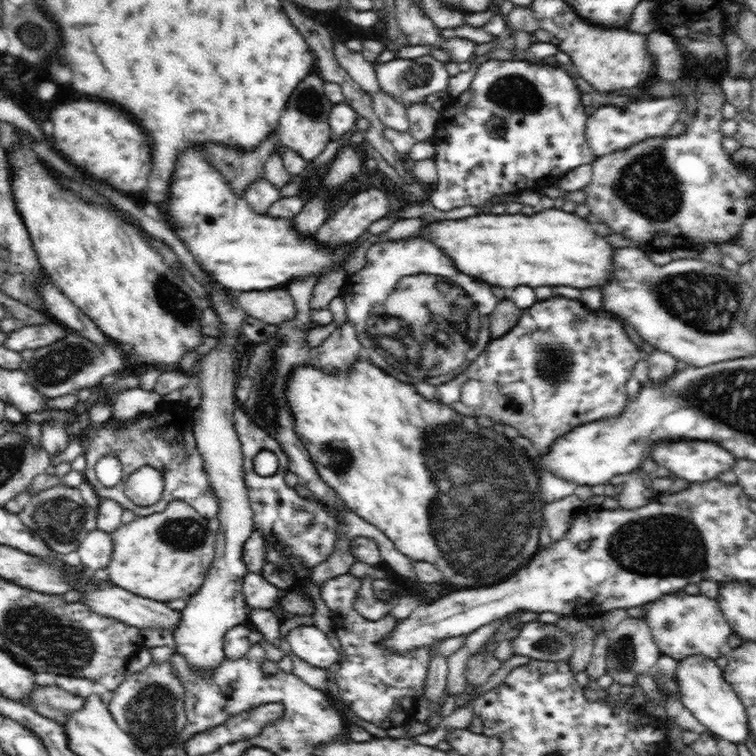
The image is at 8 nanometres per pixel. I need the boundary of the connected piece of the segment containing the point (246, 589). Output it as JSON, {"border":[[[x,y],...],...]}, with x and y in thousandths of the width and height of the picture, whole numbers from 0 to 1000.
{"border":[[[333,758],[323,762],[320,784],[327,798],[328,810],[333,807],[362,807],[362,802],[370,796],[369,779],[352,769],[345,758]]]}

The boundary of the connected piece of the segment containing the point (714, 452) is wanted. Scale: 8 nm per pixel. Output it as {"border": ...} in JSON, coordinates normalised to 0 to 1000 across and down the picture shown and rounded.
{"border":[[[937,583],[878,585],[862,595],[862,606],[913,639],[948,634],[974,614],[971,601]]]}

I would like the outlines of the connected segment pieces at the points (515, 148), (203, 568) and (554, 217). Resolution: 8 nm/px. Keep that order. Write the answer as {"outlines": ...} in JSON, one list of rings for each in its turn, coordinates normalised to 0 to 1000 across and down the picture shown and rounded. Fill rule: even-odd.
{"outlines":[[[[646,78],[631,89],[630,98],[626,101],[624,110],[619,119],[599,132],[583,149],[579,169],[571,180],[571,188],[577,194],[574,206],[578,220],[579,238],[575,241],[574,251],[561,254],[562,262],[567,265],[579,278],[593,280],[593,278],[622,270],[638,274],[647,263],[653,259],[669,257],[693,257],[693,251],[702,250],[714,254],[720,247],[735,243],[747,230],[755,225],[762,225],[766,220],[782,217],[790,209],[782,198],[779,188],[775,185],[772,173],[776,167],[779,152],[774,148],[770,138],[771,123],[762,114],[761,106],[741,87],[731,81],[701,82],[694,79]]],[[[235,660],[221,665],[217,676],[159,694],[146,708],[148,742],[138,753],[144,770],[206,796],[254,791],[270,772],[284,737],[286,708],[275,698],[275,687]]],[[[714,275],[717,280],[704,286],[692,282],[651,283],[631,282],[614,291],[590,291],[556,299],[556,312],[571,317],[598,343],[606,357],[614,362],[630,365],[648,378],[680,381],[688,378],[757,378],[757,381],[794,380],[810,368],[812,360],[812,331],[799,312],[788,310],[783,295],[765,283],[743,280],[743,276]]]]}

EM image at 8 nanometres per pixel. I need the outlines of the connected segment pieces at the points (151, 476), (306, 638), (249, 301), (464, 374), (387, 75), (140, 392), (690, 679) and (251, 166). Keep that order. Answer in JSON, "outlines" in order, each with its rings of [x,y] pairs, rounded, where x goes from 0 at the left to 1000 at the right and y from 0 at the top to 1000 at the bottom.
{"outlines":[[[[187,618],[165,638],[165,655],[183,669],[201,669],[214,659],[217,631],[196,618]]],[[[415,827],[397,828],[378,844],[380,858],[413,881],[433,885],[442,876],[450,876],[447,862],[437,852],[434,841]]],[[[333,384],[317,386],[312,394],[327,417],[352,429],[369,430],[392,421],[392,403],[378,384]]],[[[733,390],[730,394],[724,394],[718,398],[709,398],[704,405],[690,411],[685,426],[669,440],[657,448],[648,448],[643,460],[627,475],[627,479],[612,487],[606,496],[594,504],[586,505],[577,512],[575,526],[595,536],[598,541],[606,542],[606,526],[608,526],[608,516],[611,508],[618,503],[632,503],[639,508],[643,517],[642,533],[639,534],[640,546],[648,550],[653,558],[672,561],[684,567],[687,574],[696,577],[704,582],[706,589],[708,602],[720,602],[728,595],[728,590],[733,587],[735,579],[745,578],[746,574],[754,571],[758,566],[776,558],[786,558],[794,554],[806,554],[807,552],[819,549],[829,536],[828,505],[836,499],[836,491],[840,483],[847,476],[845,460],[828,442],[825,429],[820,422],[807,418],[806,414],[795,409],[786,410],[772,405],[770,398],[762,396],[751,396],[746,392]]],[[[571,73],[548,78],[524,77],[505,85],[497,83],[495,90],[507,123],[534,139],[538,146],[548,138],[561,136],[565,127],[589,119],[597,102],[590,94],[590,85],[574,78]]],[[[187,512],[161,516],[147,528],[149,549],[159,558],[173,556],[184,546],[198,546],[212,534],[214,522]]],[[[921,865],[897,874],[894,903],[898,907],[899,927],[922,951],[946,972],[963,981],[981,984],[989,979],[989,944],[974,914],[956,896],[956,886],[944,872]]],[[[360,175],[333,201],[321,201],[296,190],[275,190],[274,209],[302,237],[310,255],[323,261],[327,246],[348,234],[349,217],[364,200],[365,188],[370,188],[368,176]]]]}

